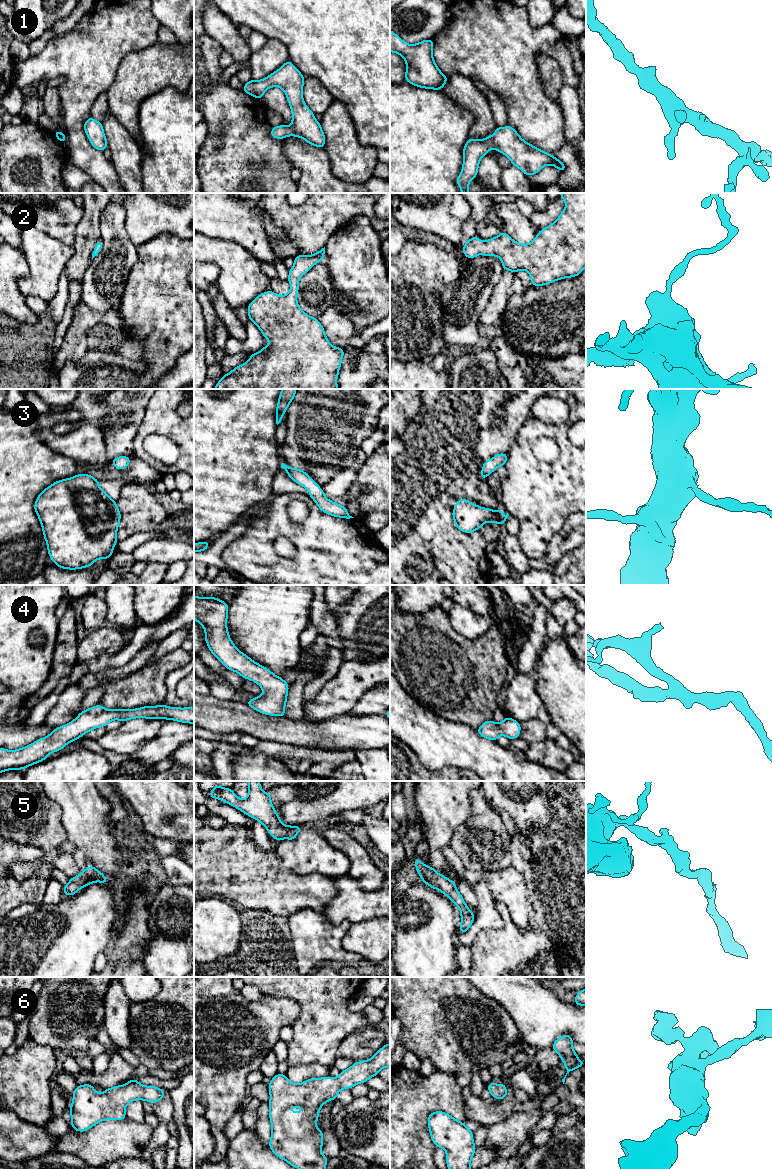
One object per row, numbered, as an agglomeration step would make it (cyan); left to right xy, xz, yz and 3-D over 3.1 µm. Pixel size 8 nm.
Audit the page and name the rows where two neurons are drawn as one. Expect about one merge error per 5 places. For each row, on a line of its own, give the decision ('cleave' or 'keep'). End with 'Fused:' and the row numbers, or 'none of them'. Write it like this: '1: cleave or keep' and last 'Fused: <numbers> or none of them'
1: keep
2: keep
3: keep
4: keep
5: keep
6: keep
Fused: none of them

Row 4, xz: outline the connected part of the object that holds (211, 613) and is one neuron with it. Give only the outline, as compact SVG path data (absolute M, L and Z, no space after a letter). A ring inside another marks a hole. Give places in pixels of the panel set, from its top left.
M194 595L194 619L205 630L205 642L210 652L228 670L263 689L261 696L246 702L248 706L265 715L285 717L288 683L236 648L227 629L228 607L229 604L216 597Z

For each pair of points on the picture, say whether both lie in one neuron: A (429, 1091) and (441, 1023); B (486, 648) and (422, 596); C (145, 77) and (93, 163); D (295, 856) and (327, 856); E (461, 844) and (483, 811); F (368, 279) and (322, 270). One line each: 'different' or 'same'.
A: different
B: different
C: different
D: same
E: same
F: different

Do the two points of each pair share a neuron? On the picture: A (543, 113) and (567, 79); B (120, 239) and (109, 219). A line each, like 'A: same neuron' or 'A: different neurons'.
A: same neuron
B: same neuron

